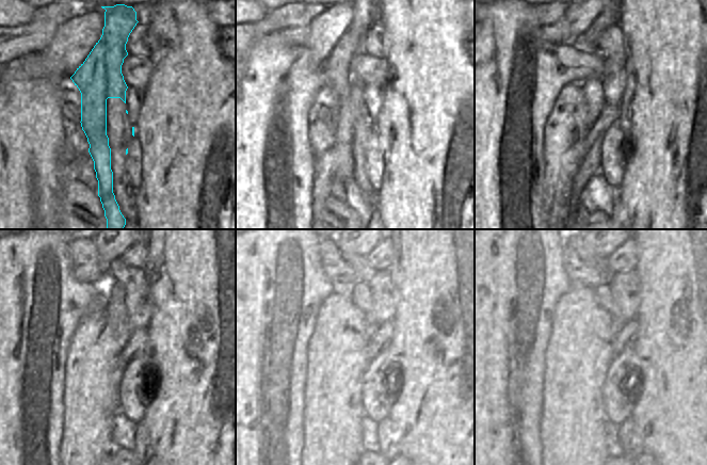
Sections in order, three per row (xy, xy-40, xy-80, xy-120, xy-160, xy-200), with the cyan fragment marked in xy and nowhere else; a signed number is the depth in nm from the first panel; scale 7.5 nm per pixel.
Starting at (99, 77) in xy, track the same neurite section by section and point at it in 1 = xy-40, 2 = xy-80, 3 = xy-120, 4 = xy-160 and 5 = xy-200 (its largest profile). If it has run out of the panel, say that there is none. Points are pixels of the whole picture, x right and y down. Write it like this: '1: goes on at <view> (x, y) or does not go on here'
1: goes on at xy-40 (334, 69)
2: goes on at xy-80 (609, 114)
3: goes on at xy-120 (134, 347)
4: goes on at xy-160 (380, 341)
5: goes on at xy-200 (629, 329)

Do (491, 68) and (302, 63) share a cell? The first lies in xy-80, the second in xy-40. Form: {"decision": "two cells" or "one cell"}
{"decision": "one cell"}

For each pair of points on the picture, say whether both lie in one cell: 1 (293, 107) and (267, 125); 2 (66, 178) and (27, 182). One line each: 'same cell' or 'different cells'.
1: same cell
2: different cells

